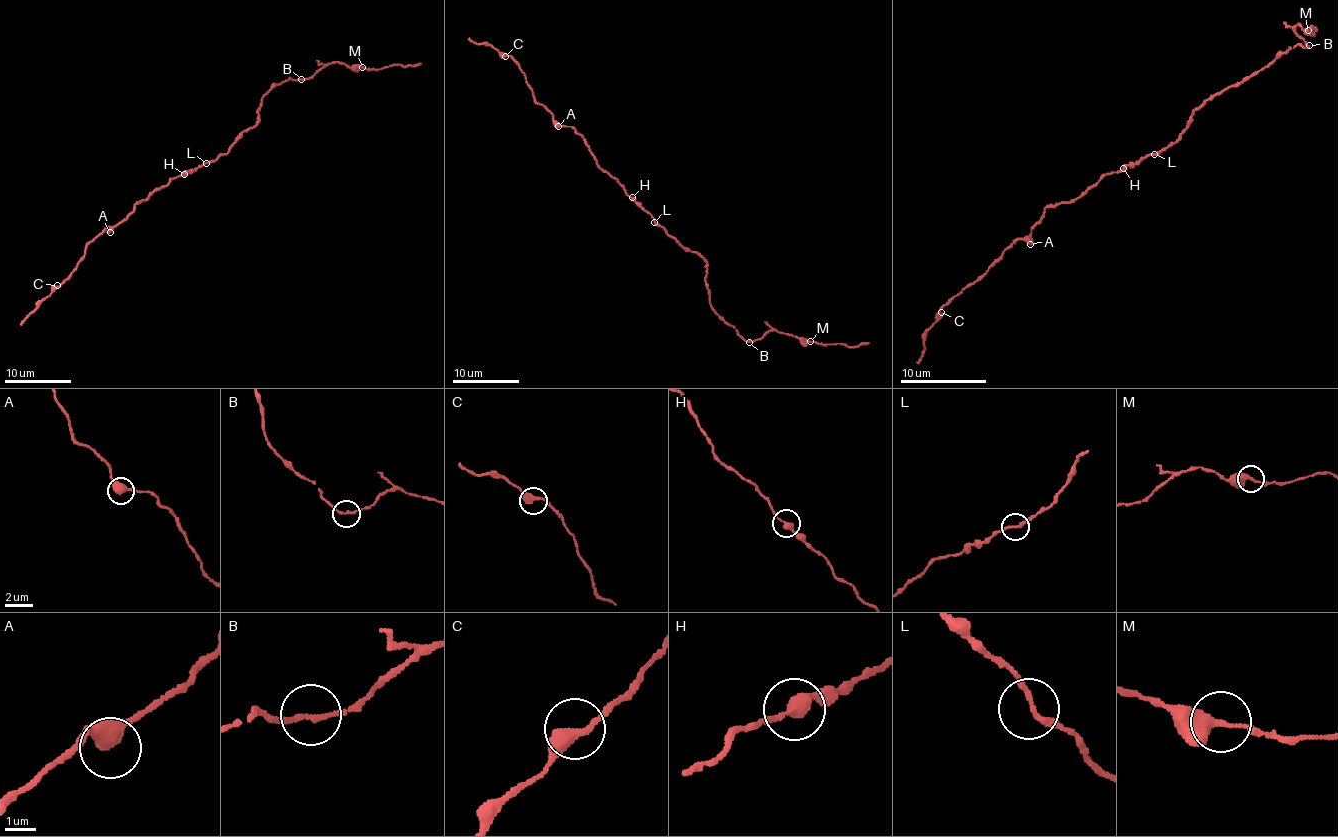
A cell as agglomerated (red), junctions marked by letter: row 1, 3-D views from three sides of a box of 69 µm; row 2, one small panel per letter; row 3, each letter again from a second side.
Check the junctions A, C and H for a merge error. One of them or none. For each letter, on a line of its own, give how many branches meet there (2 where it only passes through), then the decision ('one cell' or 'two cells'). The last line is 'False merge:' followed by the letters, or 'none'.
A: 2 branches meet; one cell
C: 2 branches meet; one cell
H: 2 branches meet; one cell
False merge: none

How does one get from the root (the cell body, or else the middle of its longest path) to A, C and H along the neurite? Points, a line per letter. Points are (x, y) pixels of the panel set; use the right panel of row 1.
A: (1154, 154), (1125, 165), (1118, 171), (1105, 173), (1075, 199), (1050, 205), (1030, 229), (1030, 244)
C: (1154, 154), (1125, 165), (1118, 171), (1105, 173), (1075, 199), (1050, 205), (1026, 237), (1011, 244), (941, 312)
H: (1154, 154), (1129, 163), (1122, 169)

